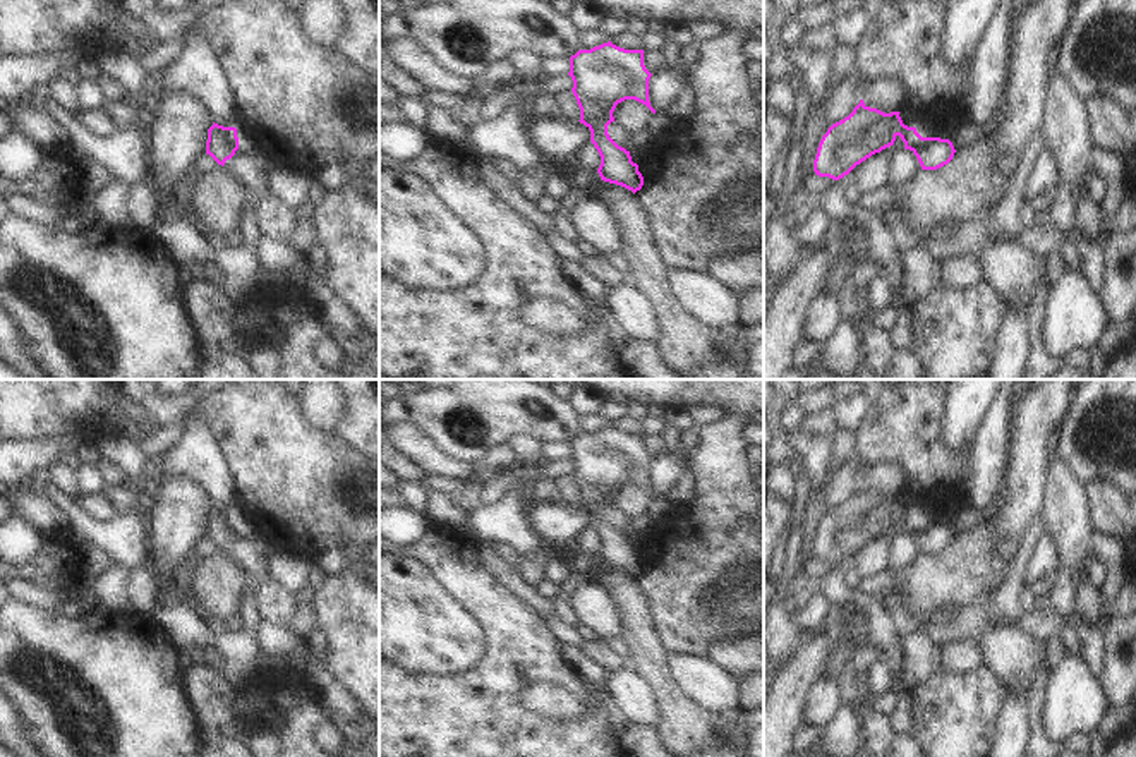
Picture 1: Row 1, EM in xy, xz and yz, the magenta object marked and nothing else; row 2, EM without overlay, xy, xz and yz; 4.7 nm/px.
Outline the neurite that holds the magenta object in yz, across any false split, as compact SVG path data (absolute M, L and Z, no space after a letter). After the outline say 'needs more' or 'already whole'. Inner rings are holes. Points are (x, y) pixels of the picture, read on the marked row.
M860 100L848 117L832 124L822 136L813 172L839 180L872 154L892 146L897 136L904 149L916 156L921 170L937 170L956 153L949 139L921 137L915 127L903 124L899 112L884 113Z; already whole

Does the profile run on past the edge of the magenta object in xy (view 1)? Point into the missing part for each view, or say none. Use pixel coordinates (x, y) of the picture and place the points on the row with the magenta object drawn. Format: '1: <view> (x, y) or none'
1: none

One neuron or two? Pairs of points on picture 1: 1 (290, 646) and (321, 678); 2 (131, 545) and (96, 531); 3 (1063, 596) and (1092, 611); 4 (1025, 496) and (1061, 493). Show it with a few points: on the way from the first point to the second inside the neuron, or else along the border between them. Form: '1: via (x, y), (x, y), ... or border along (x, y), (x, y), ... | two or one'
1: via (297, 654), (313, 670) | one
2: via (122, 538), (105, 536) | one
3: border along (1075, 584), (1075, 610), (1090, 623), (1099, 625) | two
4: border along (1049, 455), (1045, 507), (1040, 515) | two

